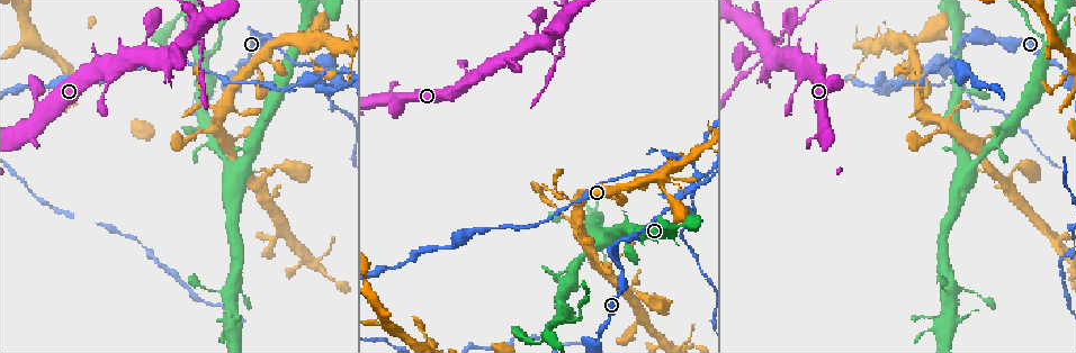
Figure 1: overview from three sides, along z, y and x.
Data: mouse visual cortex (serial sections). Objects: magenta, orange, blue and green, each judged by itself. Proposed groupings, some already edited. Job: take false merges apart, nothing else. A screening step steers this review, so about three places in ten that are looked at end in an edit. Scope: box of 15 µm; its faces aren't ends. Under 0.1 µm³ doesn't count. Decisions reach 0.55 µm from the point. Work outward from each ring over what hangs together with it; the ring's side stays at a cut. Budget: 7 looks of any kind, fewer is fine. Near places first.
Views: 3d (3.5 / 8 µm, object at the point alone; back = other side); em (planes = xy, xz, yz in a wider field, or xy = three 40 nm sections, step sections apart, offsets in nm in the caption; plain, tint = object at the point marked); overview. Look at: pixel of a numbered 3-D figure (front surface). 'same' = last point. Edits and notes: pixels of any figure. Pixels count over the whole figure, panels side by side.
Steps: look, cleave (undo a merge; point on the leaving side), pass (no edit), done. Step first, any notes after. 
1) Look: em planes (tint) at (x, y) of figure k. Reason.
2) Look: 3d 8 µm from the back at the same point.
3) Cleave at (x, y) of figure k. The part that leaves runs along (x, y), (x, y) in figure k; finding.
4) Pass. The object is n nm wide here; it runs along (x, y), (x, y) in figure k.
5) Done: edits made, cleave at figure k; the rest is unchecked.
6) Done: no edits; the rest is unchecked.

Look: em xy step 3 (tint) at (312, 65) of figure 1. Side arm on a straight run.

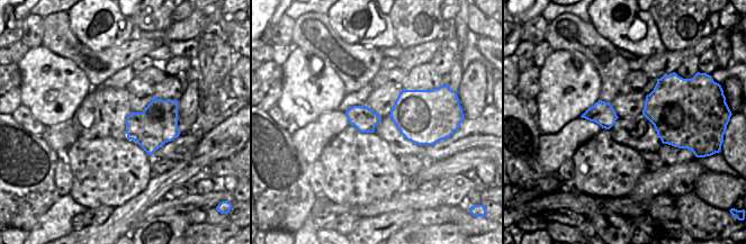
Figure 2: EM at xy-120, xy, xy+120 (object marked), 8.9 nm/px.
Look: 3d 3.5 µm at the same point.

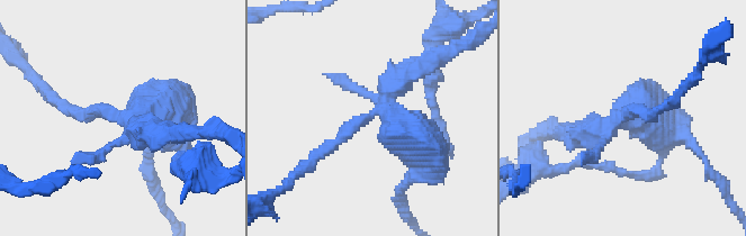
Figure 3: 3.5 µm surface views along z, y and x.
Cleave at (394, 148) of figure 3. Two cells meet here.

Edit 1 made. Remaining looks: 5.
Look: overview. See it whole again.

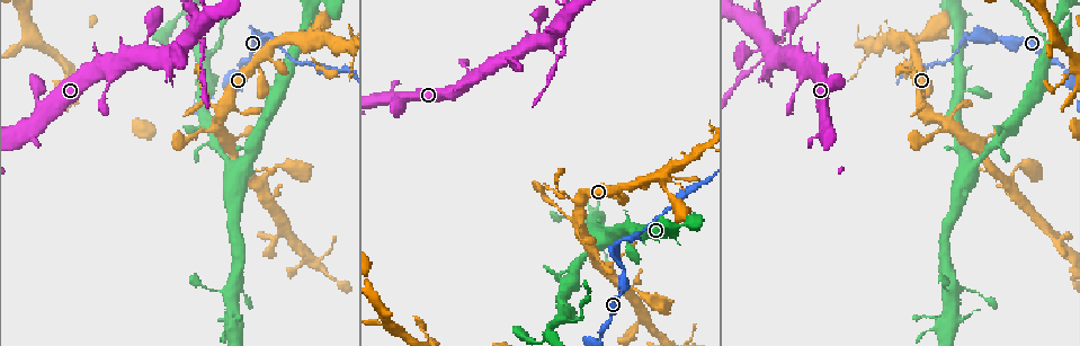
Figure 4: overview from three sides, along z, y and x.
Look: 3d 3.5 µm at (262, 54) of figure 4. Sharp bend.

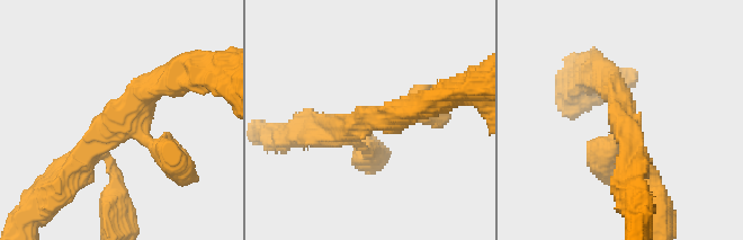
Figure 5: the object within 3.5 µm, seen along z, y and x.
Look: em xy step 5 (tint) at (622, 115) of figure 5. 3 arms meet here; the arms are 250, 350, 400 nm wide.

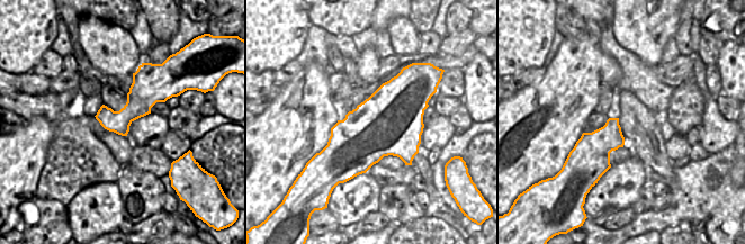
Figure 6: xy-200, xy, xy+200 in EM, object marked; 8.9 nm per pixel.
Pass. It runs along (71, 172), (143, 94), (178, 76) in figure 5; continuous, no second cell.

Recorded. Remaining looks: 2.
Look: 3d 3.5 µm from the back at (197, 58) of figure 4. Three-way junction.

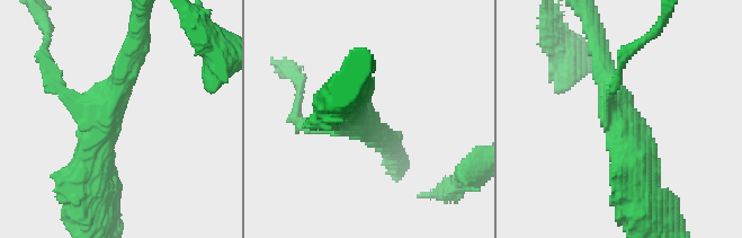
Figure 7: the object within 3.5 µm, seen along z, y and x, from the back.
Look: em planes (tint) at (104, 114) of figure 7. 3 arms meet here; the arms are 150, 300, 500 nm wide.

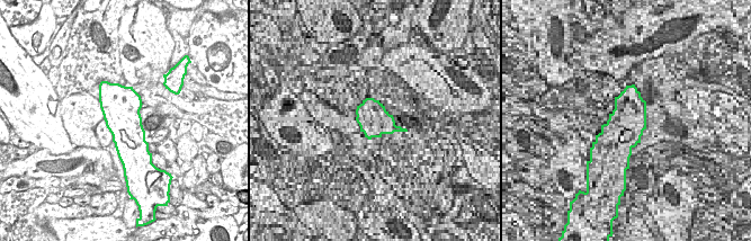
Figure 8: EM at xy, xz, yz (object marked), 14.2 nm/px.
Cleave at (296, 113) of figure 7. The part that leaves runs along (74, 102), (44, 67), (44, 23) in figure 7; two cells meet here.

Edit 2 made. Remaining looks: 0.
Done: edits made, cleave at figure 3, cleave at figure 7; the rest is unchecked.

